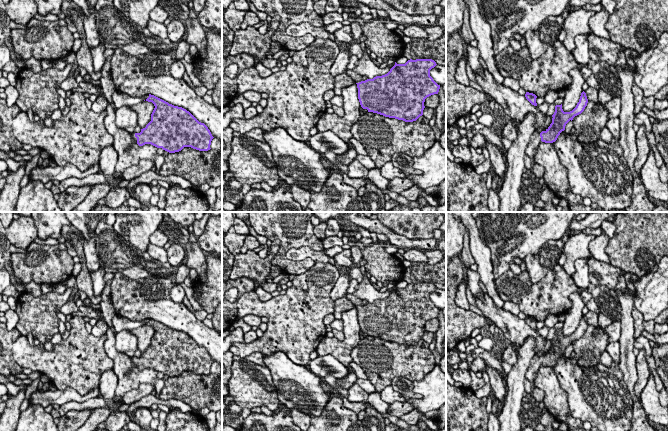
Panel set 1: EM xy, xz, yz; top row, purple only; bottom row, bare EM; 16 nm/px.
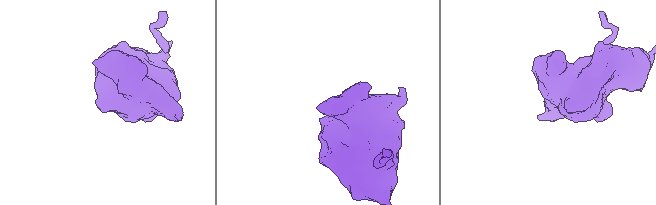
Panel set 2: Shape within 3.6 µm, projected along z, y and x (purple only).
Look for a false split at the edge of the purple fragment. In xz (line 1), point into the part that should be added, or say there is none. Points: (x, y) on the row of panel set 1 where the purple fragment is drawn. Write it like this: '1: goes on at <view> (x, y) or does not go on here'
1: goes on at xz (356, 77)

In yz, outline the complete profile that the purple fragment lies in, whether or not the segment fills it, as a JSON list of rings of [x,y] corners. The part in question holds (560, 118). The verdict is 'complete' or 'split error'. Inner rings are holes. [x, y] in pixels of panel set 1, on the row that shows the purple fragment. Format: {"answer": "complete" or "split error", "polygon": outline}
{"answer": "split error", "polygon": [[[581,93],[579,102],[576,107],[570,112],[564,112],[561,105],[555,106],[555,112],[552,115],[552,123],[550,126],[541,133],[535,131],[530,137],[529,144],[525,150],[525,154],[528,157],[532,157],[536,154],[537,148],[540,142],[553,143],[557,140],[562,131],[565,130],[566,124],[579,114],[581,114],[587,106],[588,99],[586,93]]]}

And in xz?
{"answer": "split error", "polygon": [[[410,59],[405,64],[395,62],[387,74],[365,81],[353,70],[346,70],[346,74],[357,84],[363,109],[413,122],[423,115],[425,99],[439,92],[440,85],[430,76],[430,70],[436,65],[432,59]]]}

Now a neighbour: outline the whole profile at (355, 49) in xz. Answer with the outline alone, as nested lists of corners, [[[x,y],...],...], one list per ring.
[[[353,42],[350,46],[349,46],[349,54],[350,55],[355,55],[358,57],[358,59],[362,58],[364,55],[363,50],[361,49],[360,43],[359,42]]]

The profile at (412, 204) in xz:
[[[409,201],[409,205],[399,204],[395,208],[387,212],[410,212],[412,208],[421,208],[419,202]]]

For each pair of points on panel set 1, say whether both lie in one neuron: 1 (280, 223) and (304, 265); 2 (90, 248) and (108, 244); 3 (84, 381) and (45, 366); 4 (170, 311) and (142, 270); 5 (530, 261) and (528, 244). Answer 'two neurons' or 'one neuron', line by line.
1: one neuron
2: two neurons
3: one neuron
4: two neurons
5: two neurons

